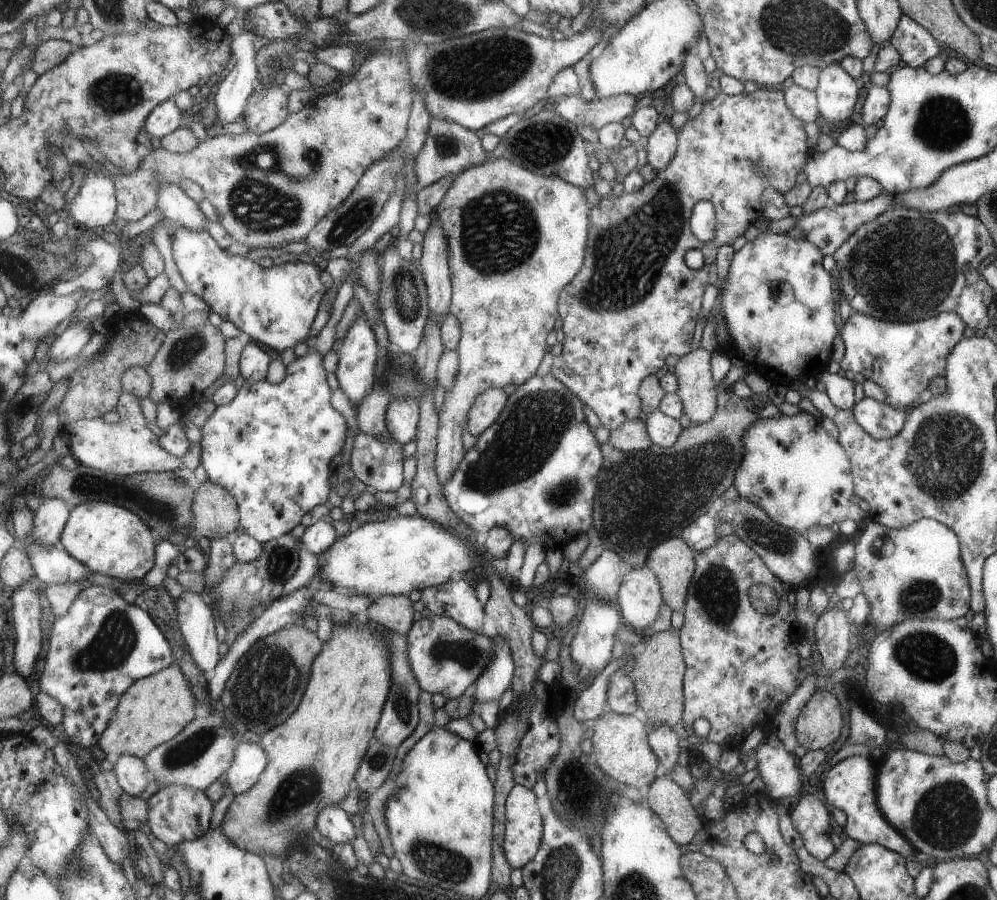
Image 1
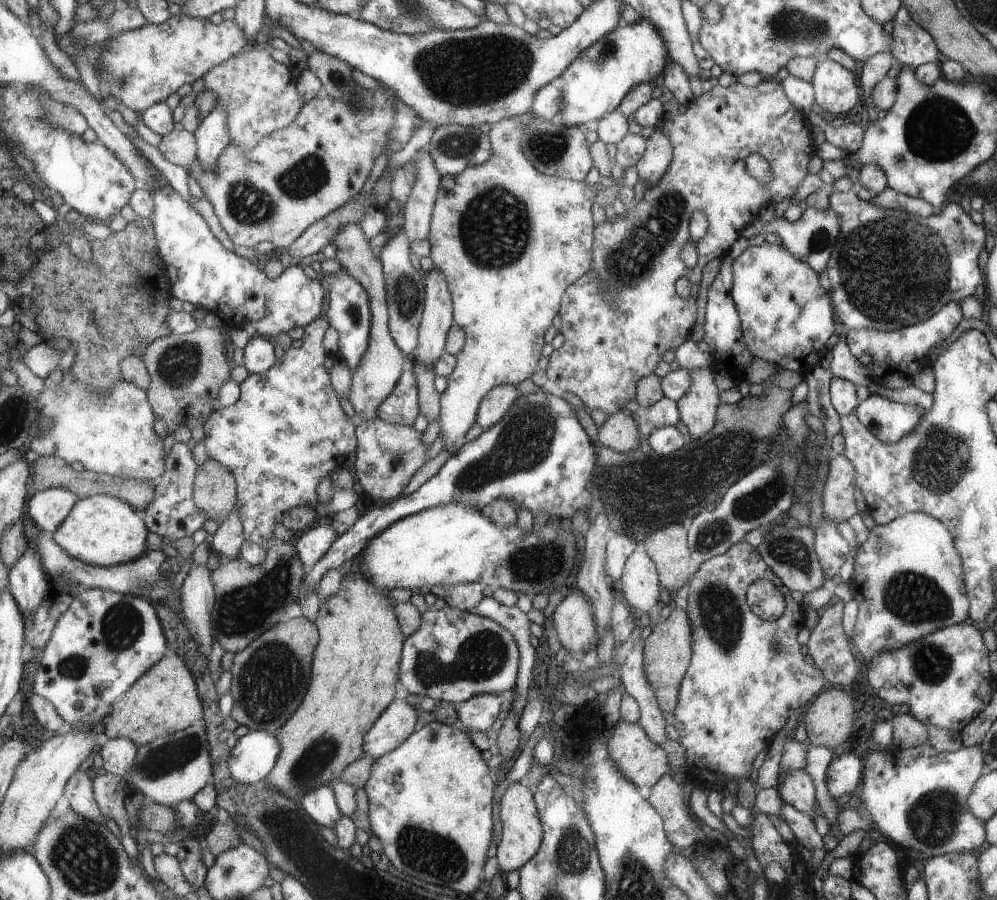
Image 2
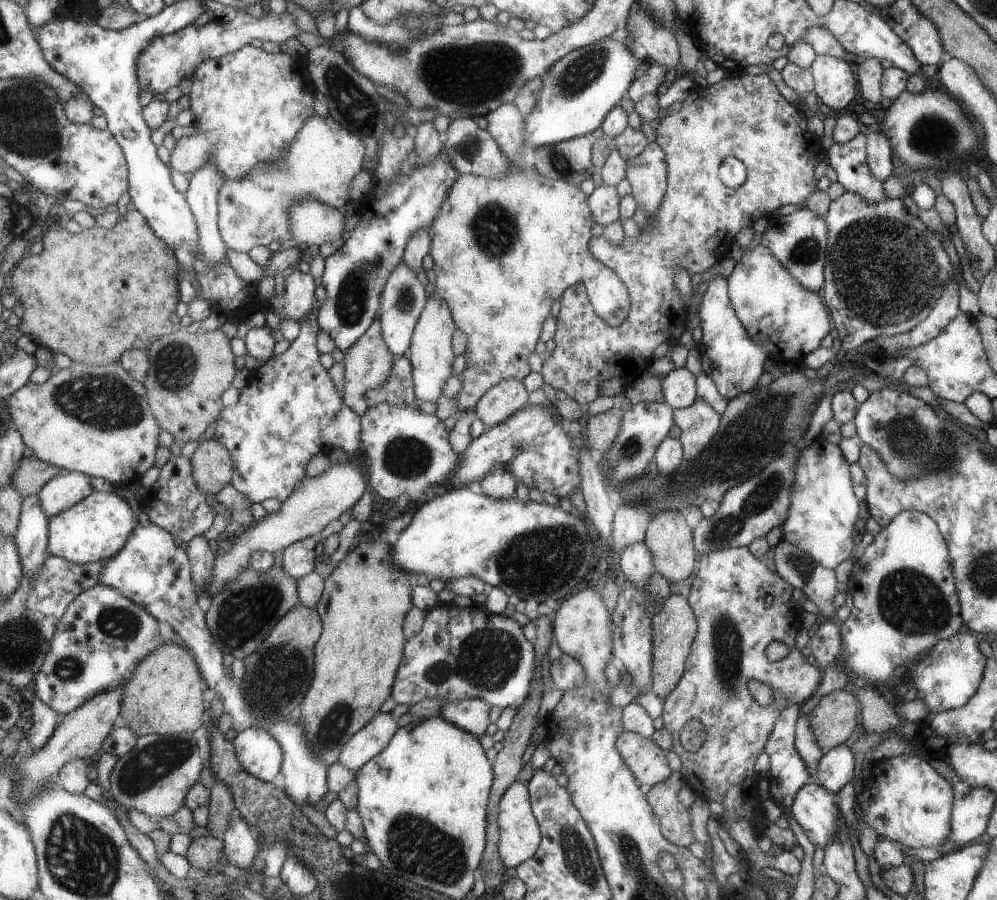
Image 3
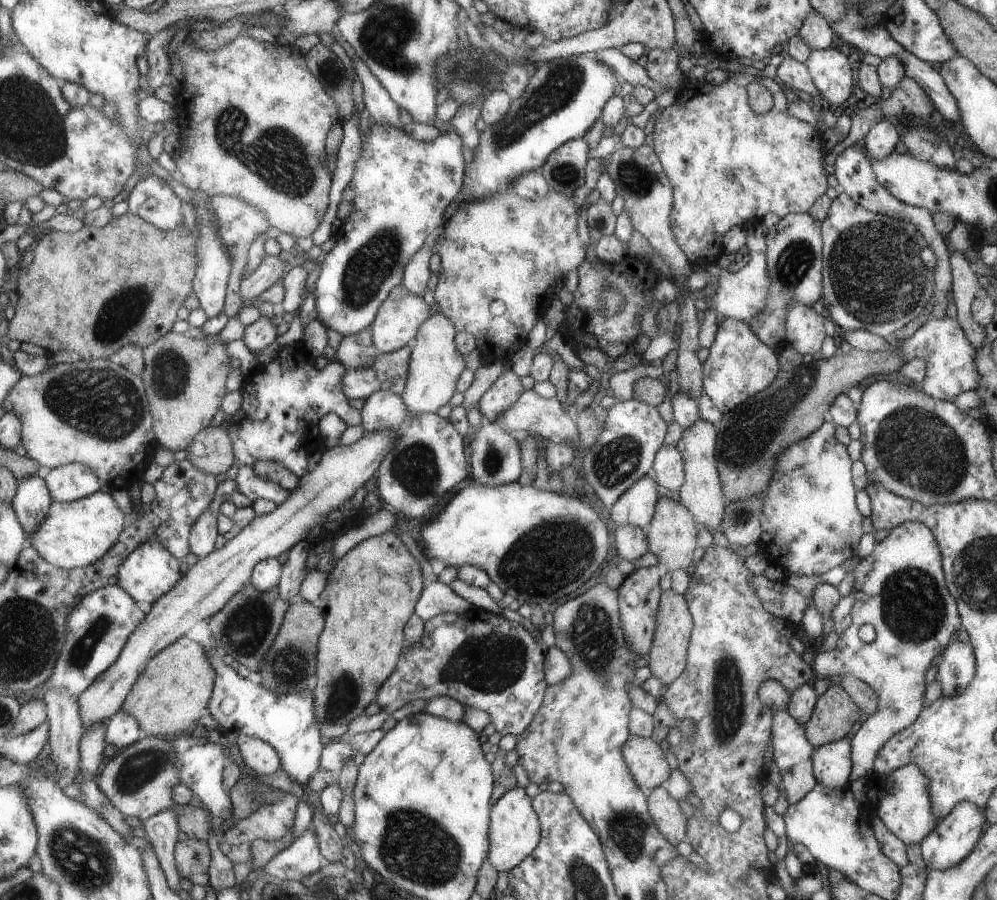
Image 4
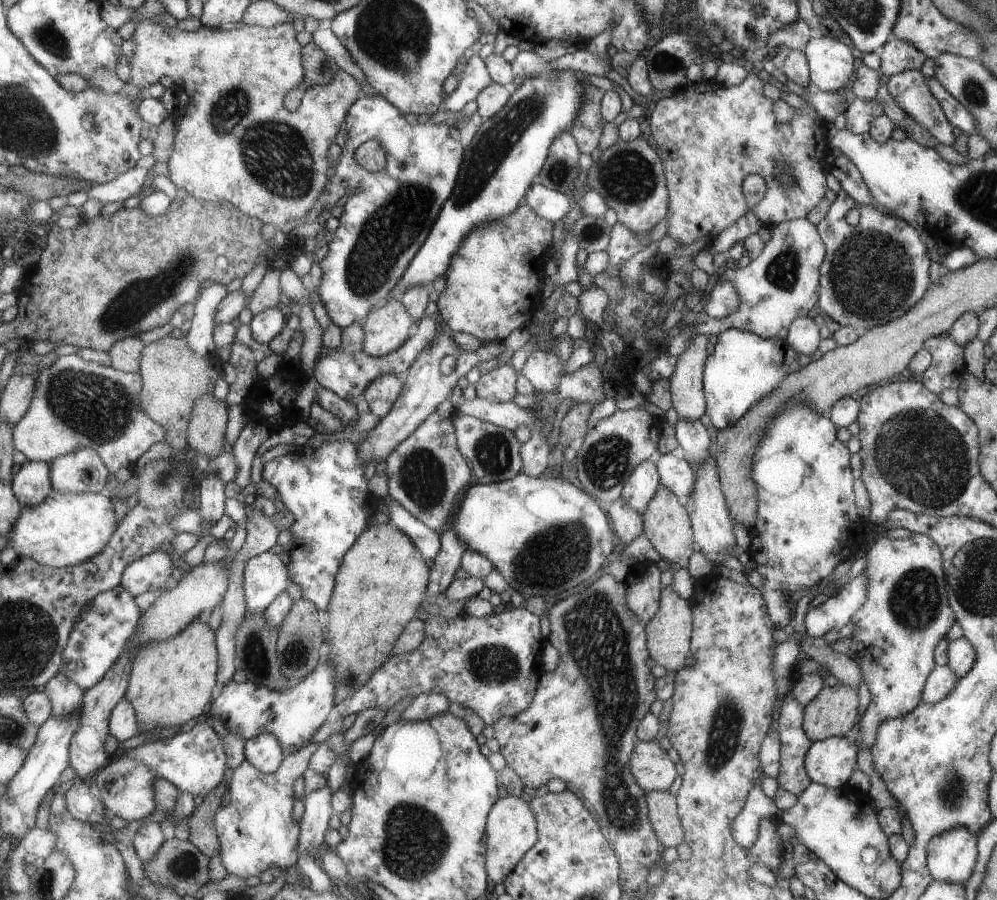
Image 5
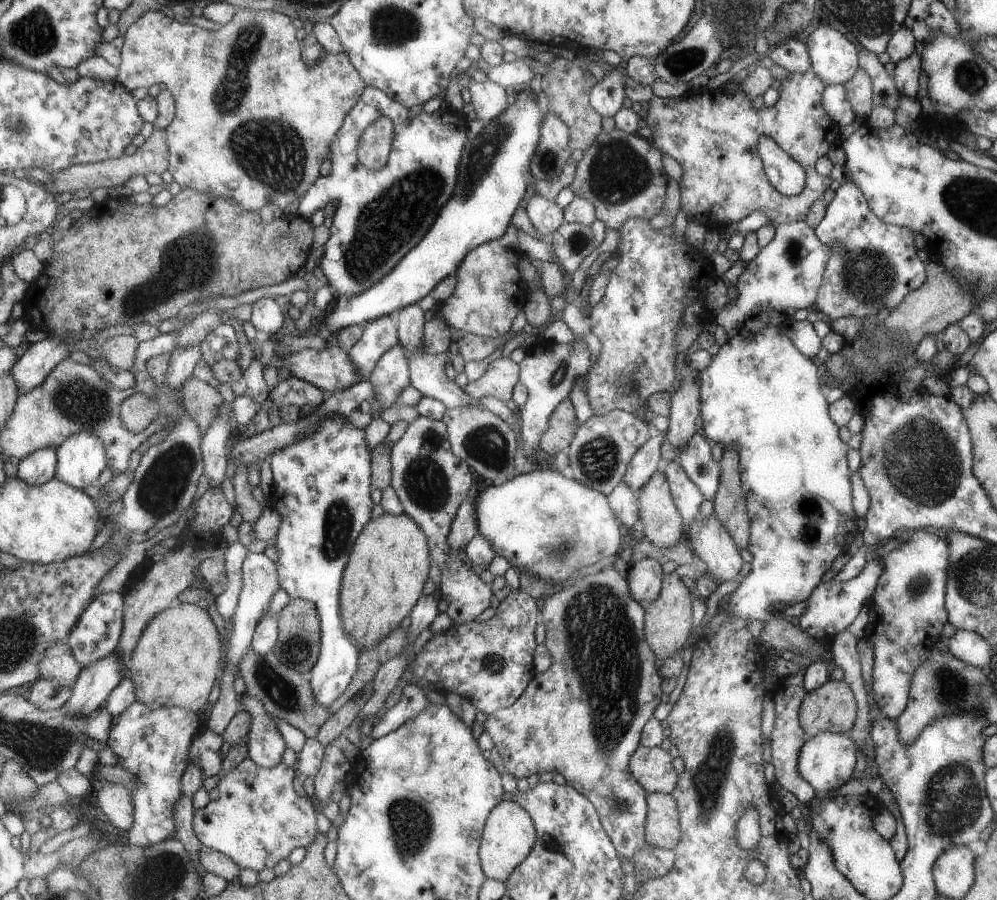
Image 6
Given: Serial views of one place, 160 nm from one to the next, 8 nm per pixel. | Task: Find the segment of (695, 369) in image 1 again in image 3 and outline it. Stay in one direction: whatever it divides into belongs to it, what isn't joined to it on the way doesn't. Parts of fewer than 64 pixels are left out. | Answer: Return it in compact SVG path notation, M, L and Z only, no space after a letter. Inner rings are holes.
M700 397L688 407L673 409L672 419L679 427L679 442L683 461L688 463L701 453L709 439L716 433L720 415Z

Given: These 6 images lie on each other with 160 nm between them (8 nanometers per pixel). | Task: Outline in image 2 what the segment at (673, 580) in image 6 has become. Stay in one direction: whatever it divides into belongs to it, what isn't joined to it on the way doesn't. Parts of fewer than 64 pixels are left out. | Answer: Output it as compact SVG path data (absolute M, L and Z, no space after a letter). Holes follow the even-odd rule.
M671 605L667 618L661 623L656 623L644 640L642 669L661 712L672 712L679 703L679 688L691 662L691 632L691 620L688 618L687 611L683 612Z

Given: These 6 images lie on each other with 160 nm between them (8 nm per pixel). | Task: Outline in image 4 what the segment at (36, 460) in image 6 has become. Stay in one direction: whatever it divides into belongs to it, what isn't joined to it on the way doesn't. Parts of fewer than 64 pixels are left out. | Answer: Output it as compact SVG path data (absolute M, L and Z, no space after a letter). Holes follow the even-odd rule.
M31 475L19 482L14 509L27 536L34 535L50 513L54 501L52 492L41 476Z

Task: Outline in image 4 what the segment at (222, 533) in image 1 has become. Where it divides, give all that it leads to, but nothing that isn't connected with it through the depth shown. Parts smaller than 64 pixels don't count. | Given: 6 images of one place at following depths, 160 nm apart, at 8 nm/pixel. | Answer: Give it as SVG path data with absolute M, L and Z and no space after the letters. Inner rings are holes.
M222 427L204 428L190 446L189 458L203 472L219 476L236 463L231 435Z

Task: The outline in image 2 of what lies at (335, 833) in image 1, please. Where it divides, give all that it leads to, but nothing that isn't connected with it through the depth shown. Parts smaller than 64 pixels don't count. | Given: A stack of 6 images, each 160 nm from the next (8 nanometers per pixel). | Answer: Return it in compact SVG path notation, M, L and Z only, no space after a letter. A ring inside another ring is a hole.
M329 785L317 787L304 794L301 804L321 826L334 831L343 816L337 802L336 792Z

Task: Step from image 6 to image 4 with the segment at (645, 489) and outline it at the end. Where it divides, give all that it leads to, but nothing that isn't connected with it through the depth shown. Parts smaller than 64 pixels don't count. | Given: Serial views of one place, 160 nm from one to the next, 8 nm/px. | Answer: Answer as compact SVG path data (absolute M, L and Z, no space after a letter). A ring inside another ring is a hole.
M658 497L653 503L654 513L651 520L646 524L644 531L646 541L649 544L649 552L657 558L657 562L662 571L667 573L673 572L675 569L687 568L691 562L696 560L693 558L693 550L695 550L695 534L697 534L697 526L691 518L691 514L683 508L681 502L673 502L665 497Z

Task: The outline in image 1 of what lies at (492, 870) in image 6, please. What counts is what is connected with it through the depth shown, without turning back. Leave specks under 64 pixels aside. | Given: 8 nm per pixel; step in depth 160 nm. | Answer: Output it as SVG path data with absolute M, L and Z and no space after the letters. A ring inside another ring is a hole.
M515 785L506 800L504 849L513 869L522 869L539 852L544 838L544 820L532 789Z

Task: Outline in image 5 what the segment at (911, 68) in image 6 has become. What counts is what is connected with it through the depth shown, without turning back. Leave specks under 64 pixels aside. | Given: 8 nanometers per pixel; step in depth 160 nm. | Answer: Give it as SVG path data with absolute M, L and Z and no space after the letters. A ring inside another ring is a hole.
M909 69L891 75L886 83L891 98L898 104L915 122L924 126L939 144L952 146L955 136L951 133L952 124L945 118L938 100L929 92L926 78L921 75L919 69Z

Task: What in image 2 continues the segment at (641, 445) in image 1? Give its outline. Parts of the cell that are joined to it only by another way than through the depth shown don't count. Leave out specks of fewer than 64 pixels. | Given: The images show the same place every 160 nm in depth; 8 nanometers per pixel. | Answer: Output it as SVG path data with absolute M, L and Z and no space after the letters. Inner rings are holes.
M631 410L610 414L597 428L597 442L620 453L635 450L639 444L639 433Z

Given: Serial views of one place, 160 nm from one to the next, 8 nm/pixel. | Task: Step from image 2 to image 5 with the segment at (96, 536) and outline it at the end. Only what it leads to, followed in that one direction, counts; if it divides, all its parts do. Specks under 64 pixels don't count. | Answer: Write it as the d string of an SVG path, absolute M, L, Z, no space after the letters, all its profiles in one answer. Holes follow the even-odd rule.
M53 488L41 504L33 507L21 504L19 518L8 535L8 545L17 555L33 558L44 566L76 566L100 554L117 528L114 503L105 494Z

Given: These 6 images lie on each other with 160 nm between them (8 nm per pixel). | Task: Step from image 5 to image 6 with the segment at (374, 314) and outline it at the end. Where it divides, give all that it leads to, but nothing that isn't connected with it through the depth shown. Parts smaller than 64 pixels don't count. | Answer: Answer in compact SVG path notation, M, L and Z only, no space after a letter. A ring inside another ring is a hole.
M381 316L365 326L364 337L354 348L347 351L360 379L370 379L387 350L400 344L400 332L393 324L391 316Z

